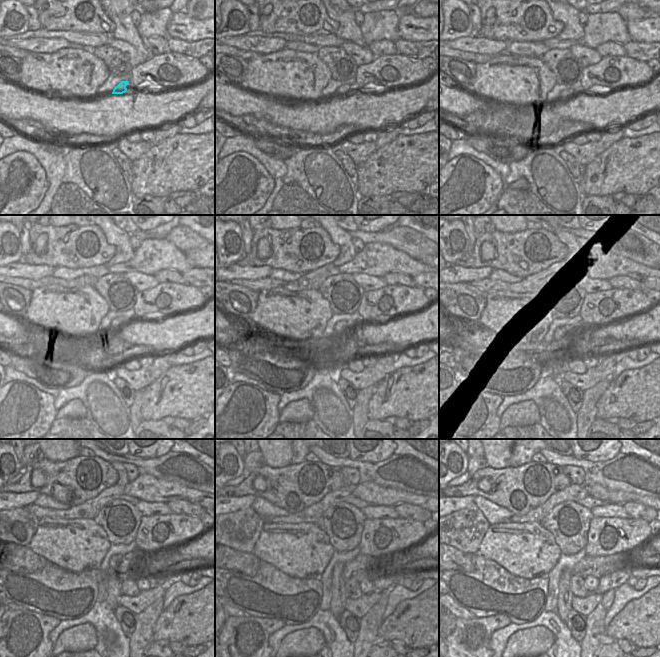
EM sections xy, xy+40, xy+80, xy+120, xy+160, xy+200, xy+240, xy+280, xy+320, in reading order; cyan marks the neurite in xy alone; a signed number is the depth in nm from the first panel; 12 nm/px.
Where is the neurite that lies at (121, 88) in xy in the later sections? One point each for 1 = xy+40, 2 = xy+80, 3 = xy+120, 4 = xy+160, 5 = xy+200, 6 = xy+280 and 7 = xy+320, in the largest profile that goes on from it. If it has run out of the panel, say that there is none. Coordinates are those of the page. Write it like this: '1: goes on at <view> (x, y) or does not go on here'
1: goes on at xy+40 (342, 91)
2: goes on at xy+80 (566, 94)
3: goes on at xy+120 (116, 325)
4: goes on at xy+160 (341, 329)
5: goes on at xy+200 (561, 358)
6: goes on at xy+280 (339, 597)
7: goes on at xy+320 (564, 602)

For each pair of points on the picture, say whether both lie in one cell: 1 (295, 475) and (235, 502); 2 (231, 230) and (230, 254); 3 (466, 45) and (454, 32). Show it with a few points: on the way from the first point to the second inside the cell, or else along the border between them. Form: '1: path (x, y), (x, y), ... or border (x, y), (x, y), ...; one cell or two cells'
1: border (256, 496), (247, 494), (228, 497); two cells
2: path (230, 236), (230, 248); one cell
3: border (472, 34), (449, 41); two cells

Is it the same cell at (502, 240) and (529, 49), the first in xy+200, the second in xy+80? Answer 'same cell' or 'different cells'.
different cells

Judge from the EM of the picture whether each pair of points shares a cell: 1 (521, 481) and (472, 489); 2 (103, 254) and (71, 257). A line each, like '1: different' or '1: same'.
1: same
2: same

